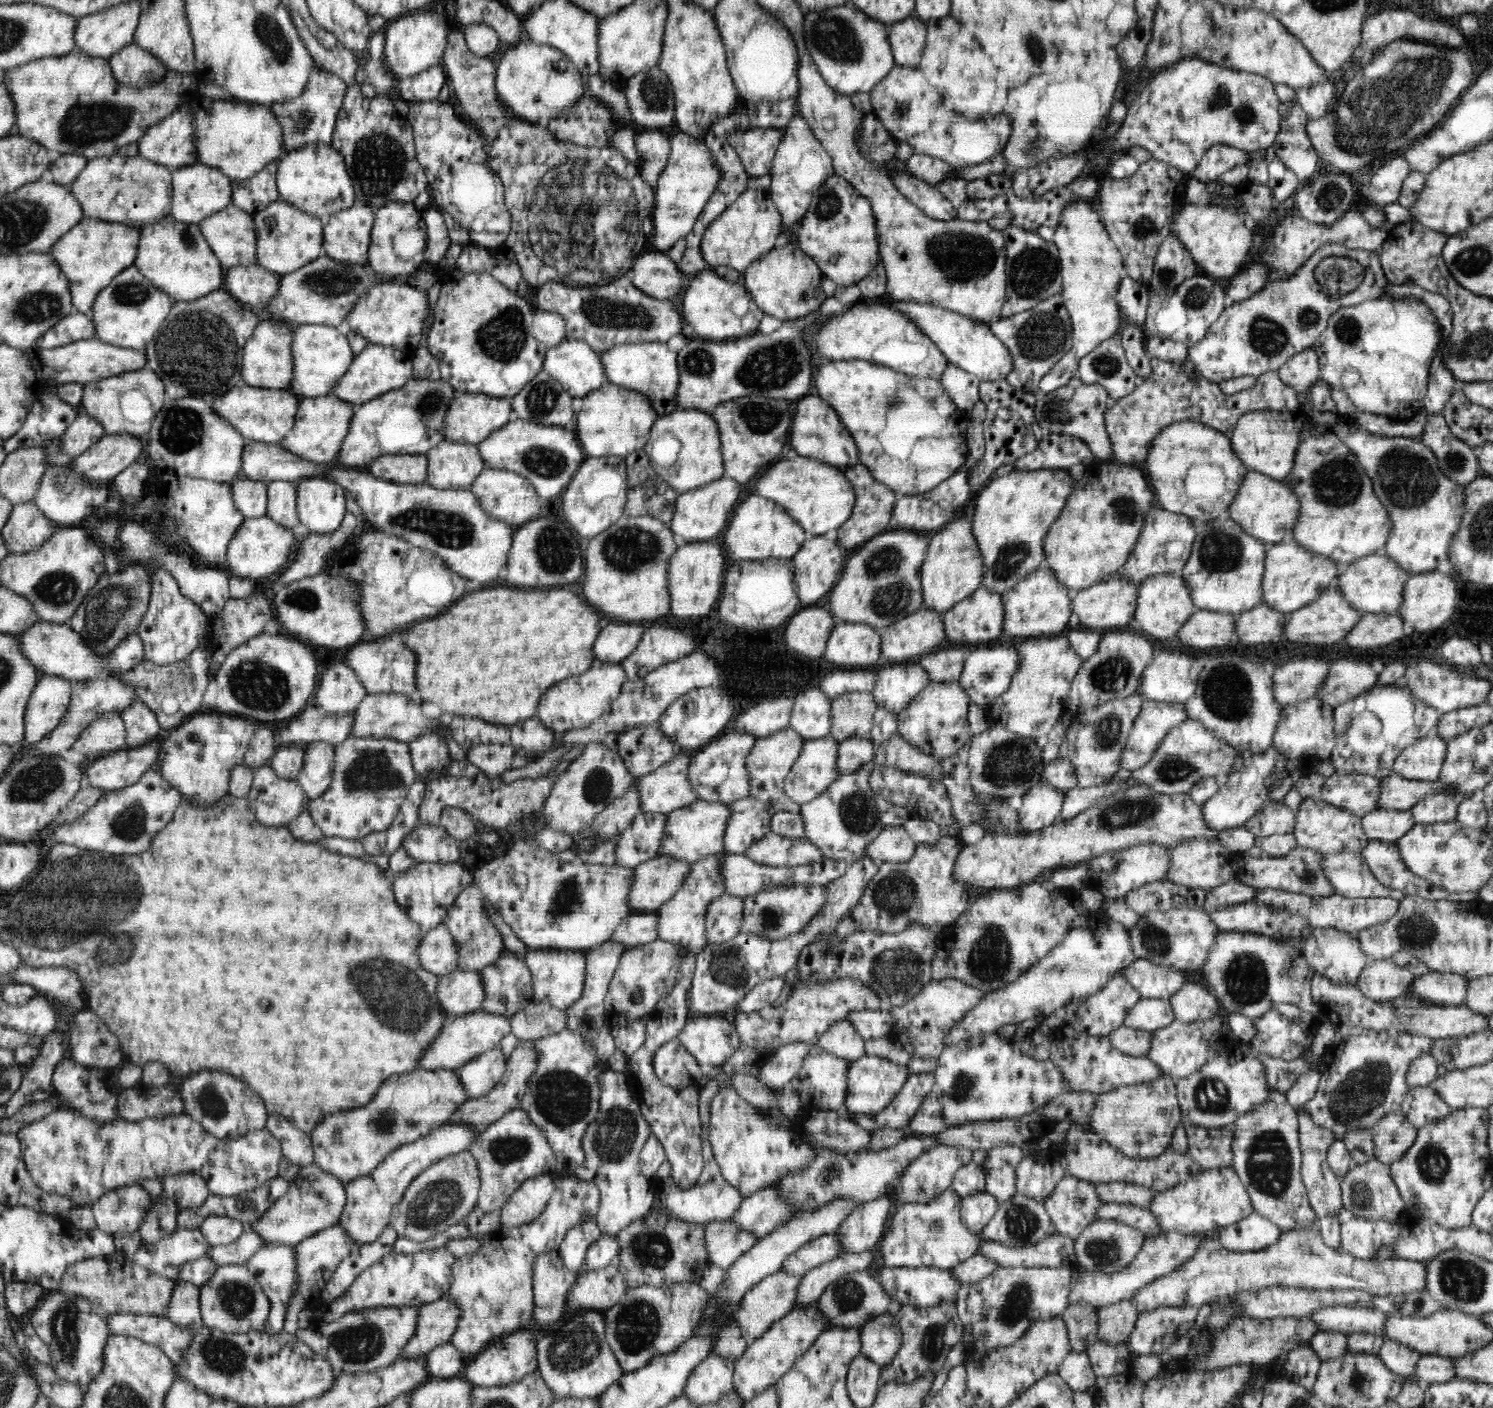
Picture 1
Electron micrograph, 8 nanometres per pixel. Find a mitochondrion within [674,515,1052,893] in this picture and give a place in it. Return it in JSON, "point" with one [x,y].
{"point":[892,597]}

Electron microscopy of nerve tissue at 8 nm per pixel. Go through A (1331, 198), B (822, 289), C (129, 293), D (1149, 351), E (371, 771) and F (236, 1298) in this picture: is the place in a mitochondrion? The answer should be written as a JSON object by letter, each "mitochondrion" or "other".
{"A":"mitochondrion","B":"other","C":"mitochondrion","D":"other","E":"mitochondrion","F":"mitochondrion"}

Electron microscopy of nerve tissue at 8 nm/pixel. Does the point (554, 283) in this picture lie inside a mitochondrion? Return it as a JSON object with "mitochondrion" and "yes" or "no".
{"mitochondrion":"yes"}

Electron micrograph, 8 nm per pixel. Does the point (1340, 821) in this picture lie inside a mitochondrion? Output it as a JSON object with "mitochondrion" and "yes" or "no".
{"mitochondrion":"no"}

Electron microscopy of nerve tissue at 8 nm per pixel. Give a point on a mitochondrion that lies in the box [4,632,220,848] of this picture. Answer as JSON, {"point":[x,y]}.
{"point":[34,783]}

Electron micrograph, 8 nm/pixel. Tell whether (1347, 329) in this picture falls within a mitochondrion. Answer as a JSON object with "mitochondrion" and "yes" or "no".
{"mitochondrion":"yes"}

